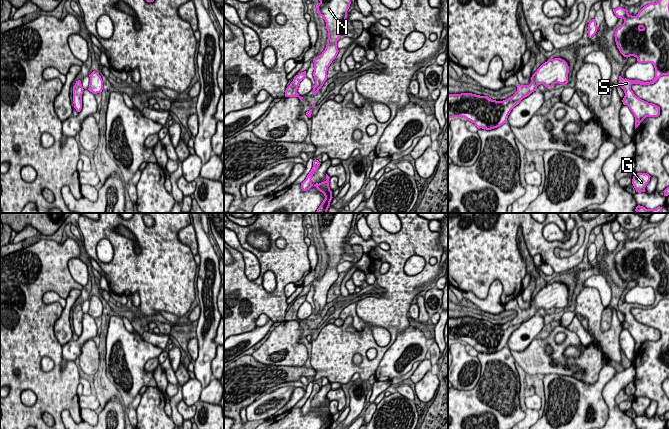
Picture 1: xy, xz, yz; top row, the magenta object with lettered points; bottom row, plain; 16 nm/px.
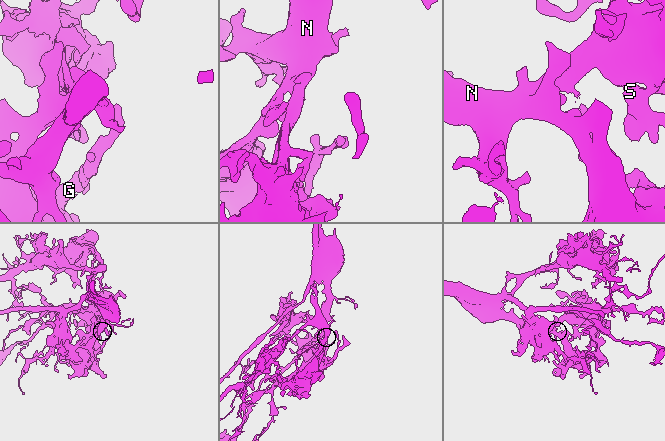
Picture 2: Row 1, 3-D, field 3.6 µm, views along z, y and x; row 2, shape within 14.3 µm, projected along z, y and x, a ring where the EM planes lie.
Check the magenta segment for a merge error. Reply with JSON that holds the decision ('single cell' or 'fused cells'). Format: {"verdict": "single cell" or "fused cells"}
{"verdict": "single cell"}

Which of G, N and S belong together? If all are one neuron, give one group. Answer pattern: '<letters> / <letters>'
G N S

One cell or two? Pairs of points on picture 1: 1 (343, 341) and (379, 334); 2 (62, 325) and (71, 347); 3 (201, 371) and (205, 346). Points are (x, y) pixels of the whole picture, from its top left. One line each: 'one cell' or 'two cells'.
1: two cells
2: two cells
3: one cell

